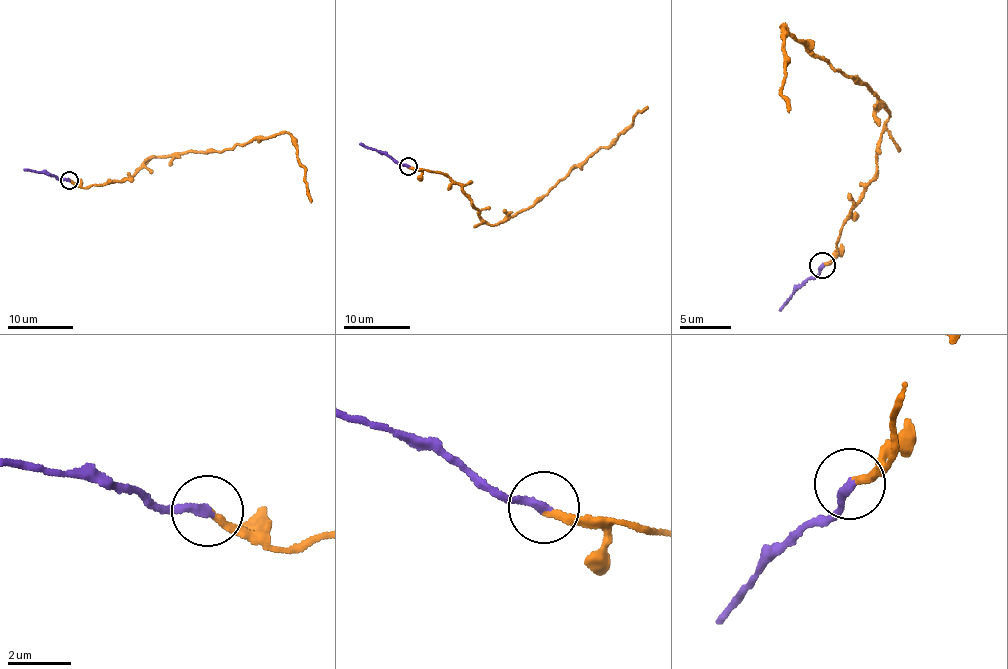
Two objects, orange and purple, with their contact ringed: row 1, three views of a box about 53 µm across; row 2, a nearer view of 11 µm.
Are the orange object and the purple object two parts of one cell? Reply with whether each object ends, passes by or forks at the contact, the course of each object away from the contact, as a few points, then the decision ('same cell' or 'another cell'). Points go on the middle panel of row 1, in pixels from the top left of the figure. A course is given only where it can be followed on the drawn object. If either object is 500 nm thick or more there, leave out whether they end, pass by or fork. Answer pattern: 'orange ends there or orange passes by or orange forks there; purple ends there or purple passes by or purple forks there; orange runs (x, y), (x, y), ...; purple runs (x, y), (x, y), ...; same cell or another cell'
orange ends there; purple ends there; orange runs (409, 166), (447, 174), (484, 220), (497, 225), (530, 207), (617, 138), (648, 106); purple runs (409, 166), (399, 165), (392, 157), (360, 143); same cell

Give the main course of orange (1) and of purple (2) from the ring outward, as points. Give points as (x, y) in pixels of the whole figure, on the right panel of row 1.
1: (823, 265), (876, 176), (891, 112), (866, 83), (833, 70), (782, 25), (781, 96), (788, 112)
2: (823, 265), (819, 273), (806, 281), (778, 310)

